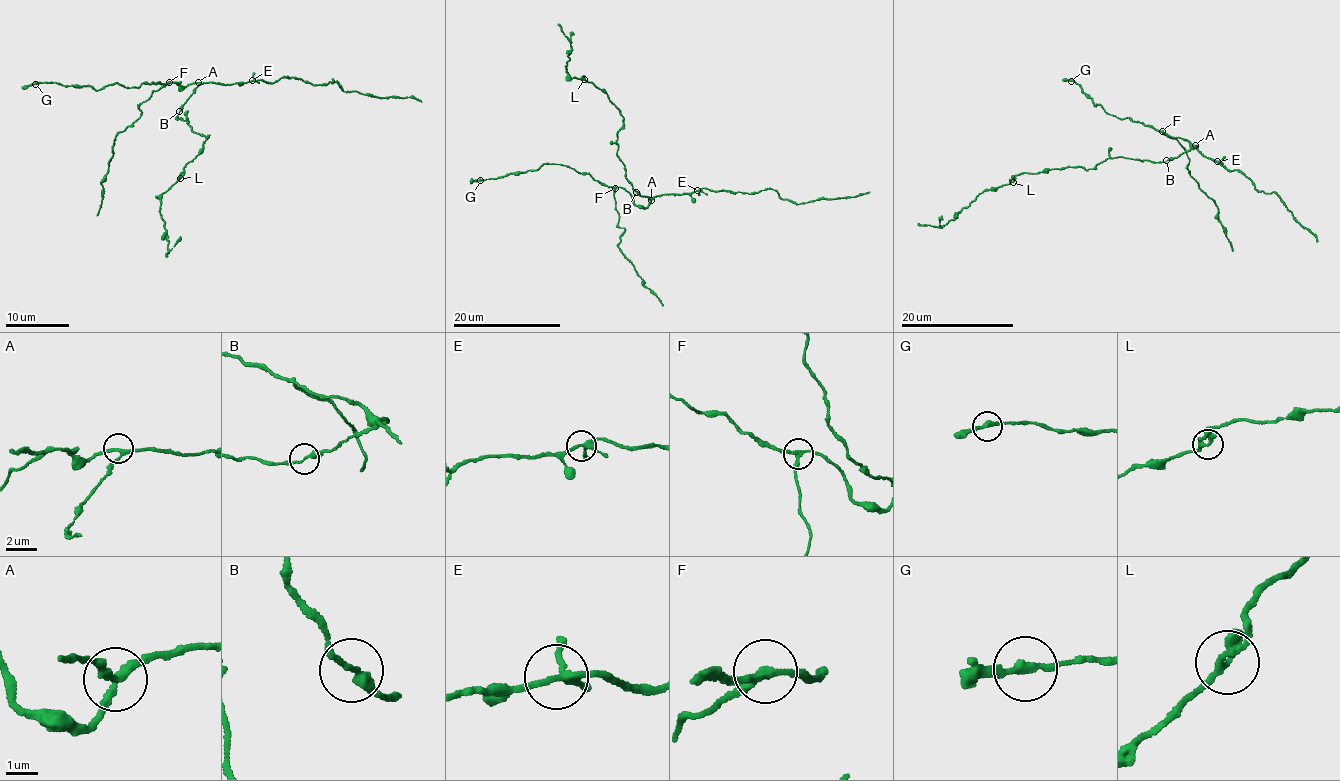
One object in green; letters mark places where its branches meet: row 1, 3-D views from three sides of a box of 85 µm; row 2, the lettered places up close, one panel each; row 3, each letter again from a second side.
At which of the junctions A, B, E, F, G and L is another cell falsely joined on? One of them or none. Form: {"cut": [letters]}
{"cut": ["F"]}

